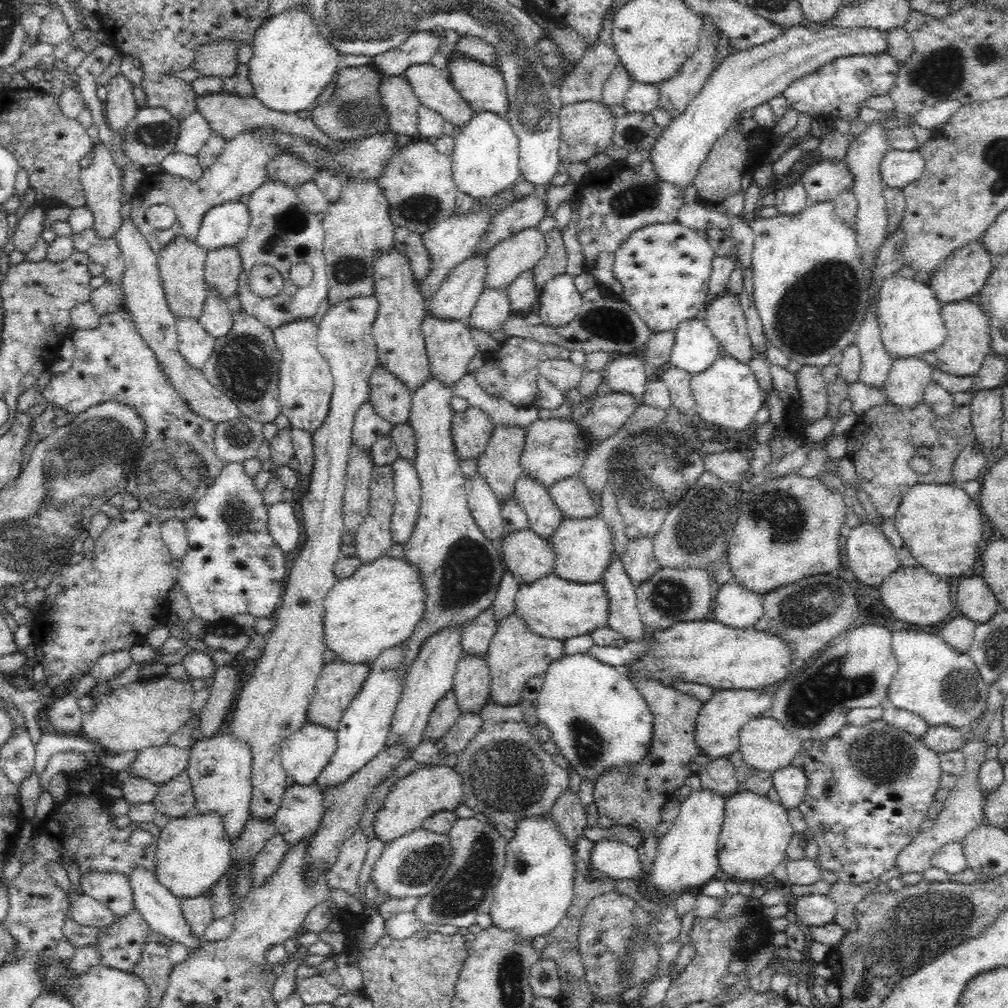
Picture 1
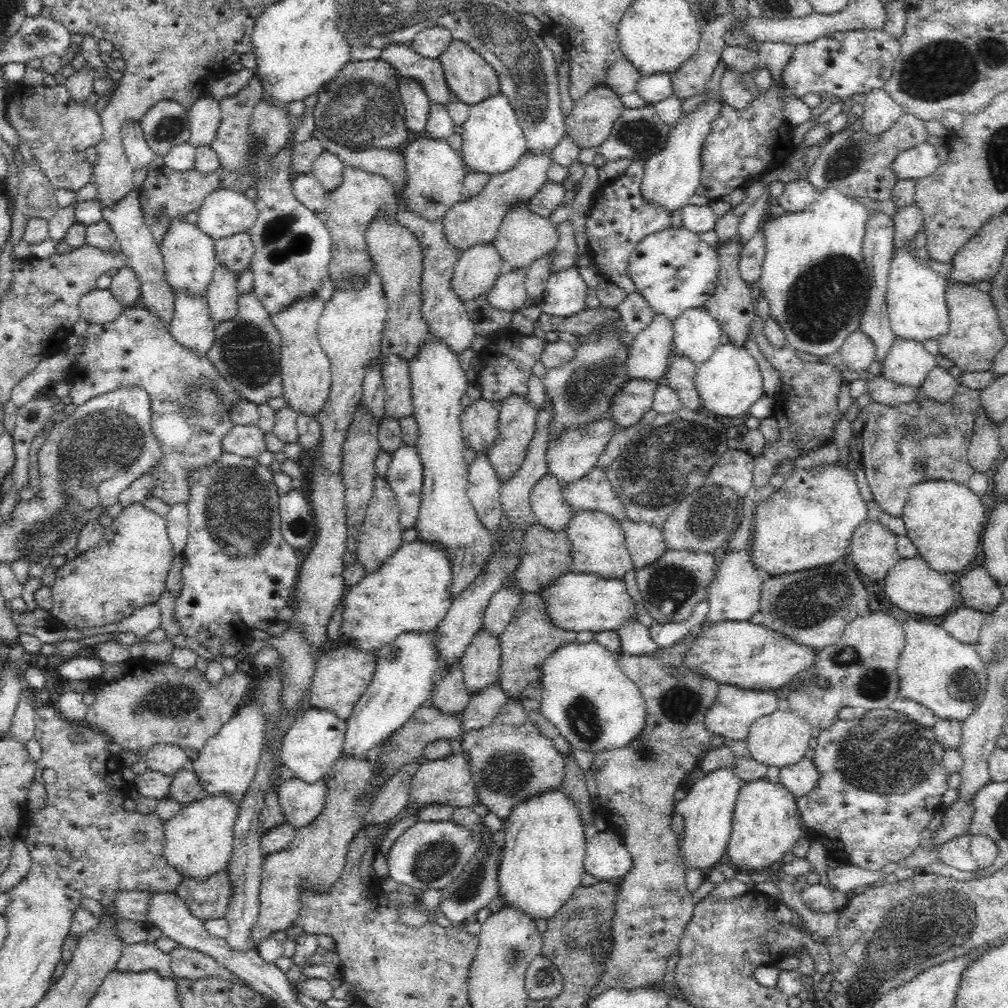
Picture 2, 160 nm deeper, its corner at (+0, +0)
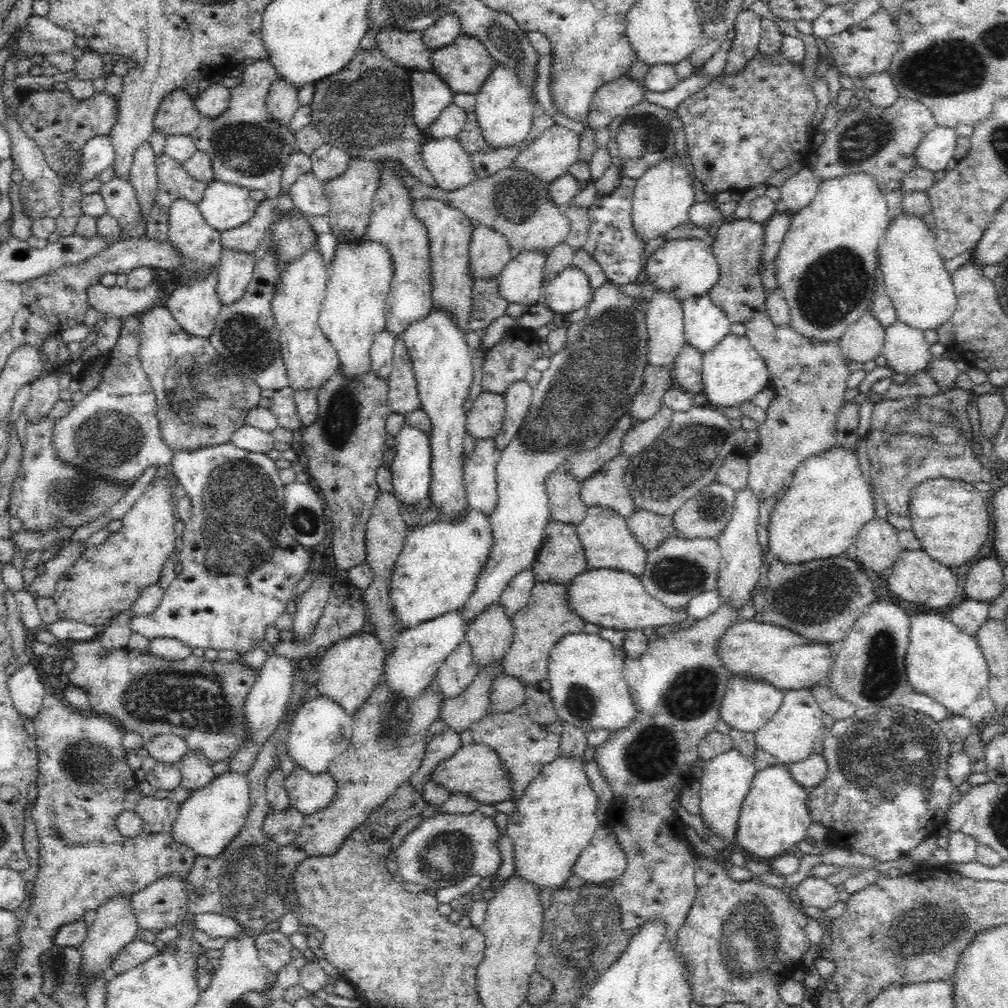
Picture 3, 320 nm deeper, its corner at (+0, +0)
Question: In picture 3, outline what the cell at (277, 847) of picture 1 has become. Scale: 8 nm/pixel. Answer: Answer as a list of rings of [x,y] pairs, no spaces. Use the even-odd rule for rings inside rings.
[[[291,804],[284,810],[271,811],[264,822],[264,835],[270,835],[275,838],[277,844],[286,846],[300,834],[306,815],[300,813]]]

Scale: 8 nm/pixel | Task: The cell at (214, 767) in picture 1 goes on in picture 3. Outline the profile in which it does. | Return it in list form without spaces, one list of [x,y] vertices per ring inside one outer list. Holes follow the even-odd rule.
[[[265,638],[259,645],[266,651],[266,660],[257,670],[256,682],[252,686],[244,706],[246,721],[248,721],[248,742],[230,760],[227,760],[228,766],[230,766],[228,768],[229,772],[247,774],[252,764],[255,764],[259,749],[266,743],[268,736],[277,730],[279,723],[286,714],[294,680],[296,680],[296,675],[301,671],[303,665],[303,662],[298,659],[280,656],[274,650],[273,644],[269,643]]]

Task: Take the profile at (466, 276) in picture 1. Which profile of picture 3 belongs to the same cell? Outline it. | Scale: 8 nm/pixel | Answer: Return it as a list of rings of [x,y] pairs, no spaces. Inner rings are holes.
[[[476,224],[470,242],[470,271],[472,279],[498,278],[513,260],[508,239],[491,227]]]

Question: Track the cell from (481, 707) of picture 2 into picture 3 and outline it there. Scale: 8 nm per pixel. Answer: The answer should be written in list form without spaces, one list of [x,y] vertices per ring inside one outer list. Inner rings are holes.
[[[509,674],[498,676],[490,690],[492,706],[490,706],[489,713],[506,713],[524,705],[525,694],[525,683]]]

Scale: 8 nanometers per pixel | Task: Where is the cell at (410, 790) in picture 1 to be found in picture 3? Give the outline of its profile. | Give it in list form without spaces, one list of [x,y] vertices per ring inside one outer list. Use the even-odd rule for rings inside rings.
[[[472,742],[463,745],[454,756],[440,762],[440,765],[431,772],[431,777],[438,784],[445,786],[450,793],[469,794],[479,803],[496,805],[504,800],[516,801],[518,799],[518,796],[513,796],[511,776],[502,765],[502,759],[494,749],[482,743]]]

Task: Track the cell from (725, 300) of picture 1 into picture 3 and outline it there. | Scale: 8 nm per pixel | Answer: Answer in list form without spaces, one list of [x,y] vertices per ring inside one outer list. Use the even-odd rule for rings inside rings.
[[[748,219],[718,223],[718,231],[713,240],[712,250],[720,268],[720,277],[715,286],[708,290],[709,297],[720,307],[731,322],[748,322],[752,316],[765,308],[767,291],[763,286],[761,273],[762,250],[764,250],[766,226],[764,223]]]

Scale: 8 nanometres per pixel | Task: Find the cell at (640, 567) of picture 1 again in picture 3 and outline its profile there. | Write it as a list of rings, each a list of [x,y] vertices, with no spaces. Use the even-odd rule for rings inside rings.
[[[643,508],[636,509],[632,516],[627,518],[628,528],[635,539],[648,550],[656,548],[662,540],[672,536],[679,536],[672,516],[663,516]]]

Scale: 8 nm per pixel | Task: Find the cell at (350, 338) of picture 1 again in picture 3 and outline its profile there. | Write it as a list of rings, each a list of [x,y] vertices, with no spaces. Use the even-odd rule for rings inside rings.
[[[365,239],[356,243],[338,242],[332,262],[327,266],[327,292],[321,304],[319,325],[328,341],[332,343],[339,357],[339,366],[349,378],[356,378],[371,370],[370,350],[374,338],[385,326],[387,298],[394,278],[394,261],[388,247],[376,241]]]

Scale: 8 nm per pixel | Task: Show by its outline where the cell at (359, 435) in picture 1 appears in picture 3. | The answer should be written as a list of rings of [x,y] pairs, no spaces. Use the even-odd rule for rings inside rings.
[[[385,326],[376,334],[370,350],[371,371],[380,378],[389,378],[393,369],[394,346],[400,339],[400,335],[394,335]]]

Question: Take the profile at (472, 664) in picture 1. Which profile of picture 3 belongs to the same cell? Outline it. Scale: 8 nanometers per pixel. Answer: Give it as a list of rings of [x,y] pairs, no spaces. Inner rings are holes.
[[[499,600],[488,604],[484,612],[476,614],[467,626],[465,640],[471,644],[472,656],[480,670],[505,656],[514,633],[511,616],[507,615]]]

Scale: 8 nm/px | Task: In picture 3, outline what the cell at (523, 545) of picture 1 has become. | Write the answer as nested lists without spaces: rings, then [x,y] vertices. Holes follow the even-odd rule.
[[[554,519],[548,521],[544,542],[533,562],[535,582],[549,580],[568,585],[588,570],[586,553],[575,525]]]

